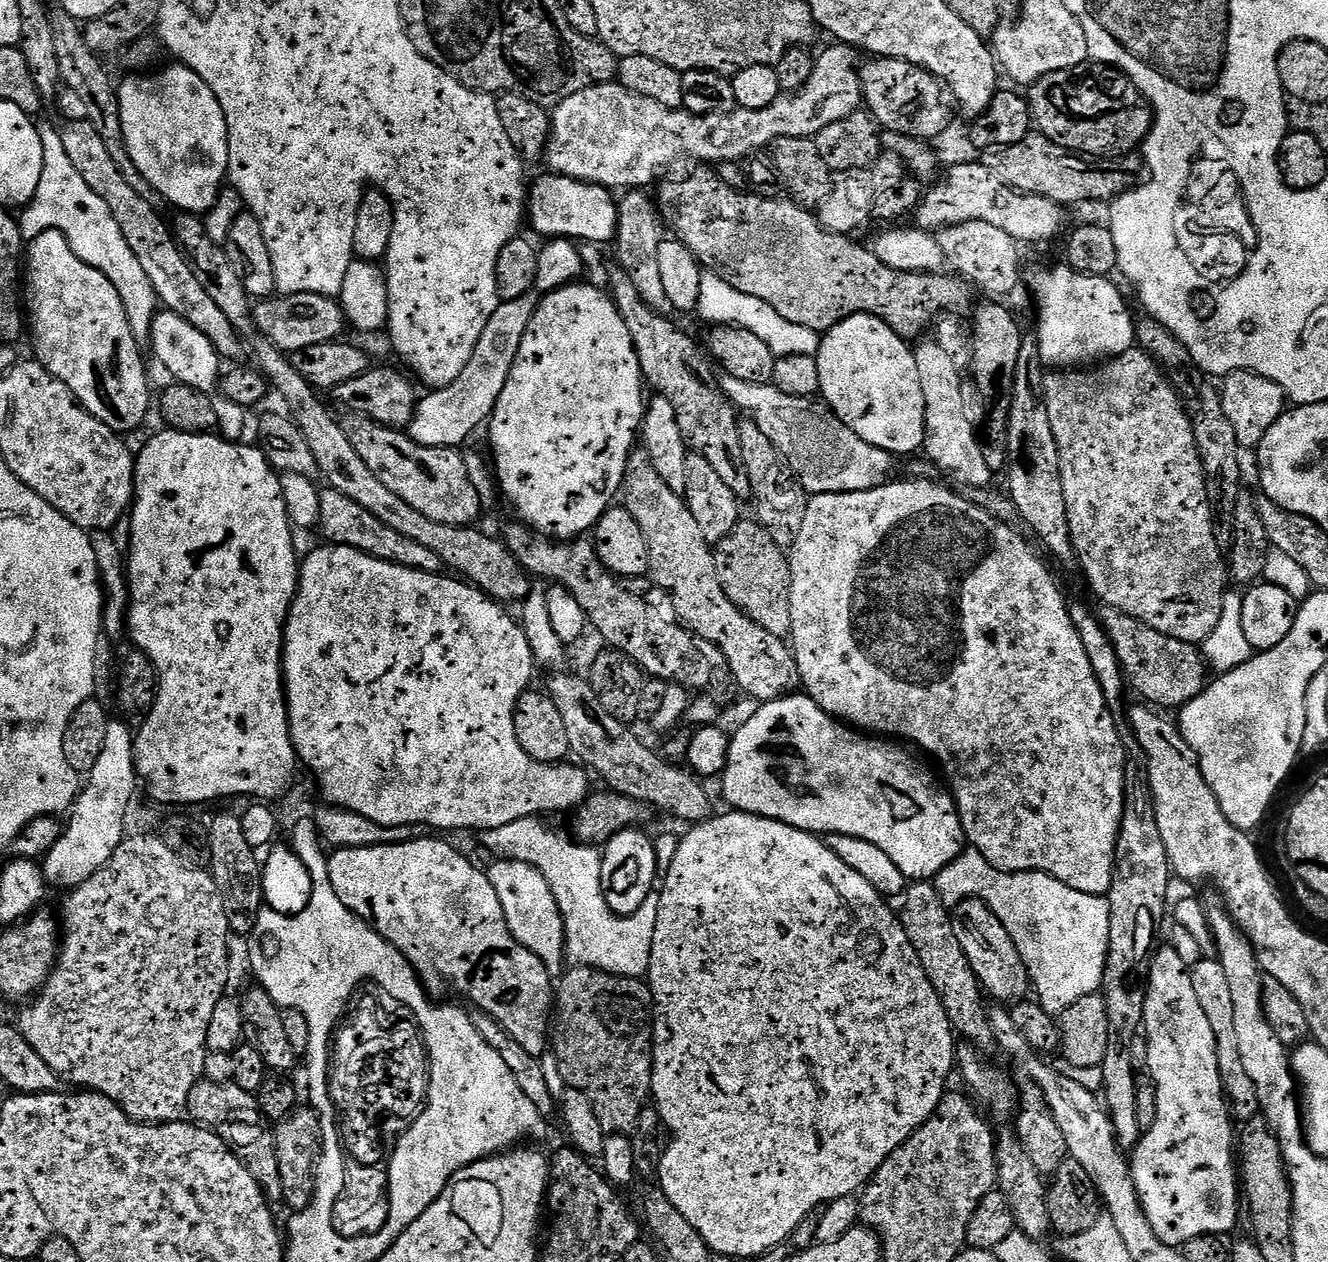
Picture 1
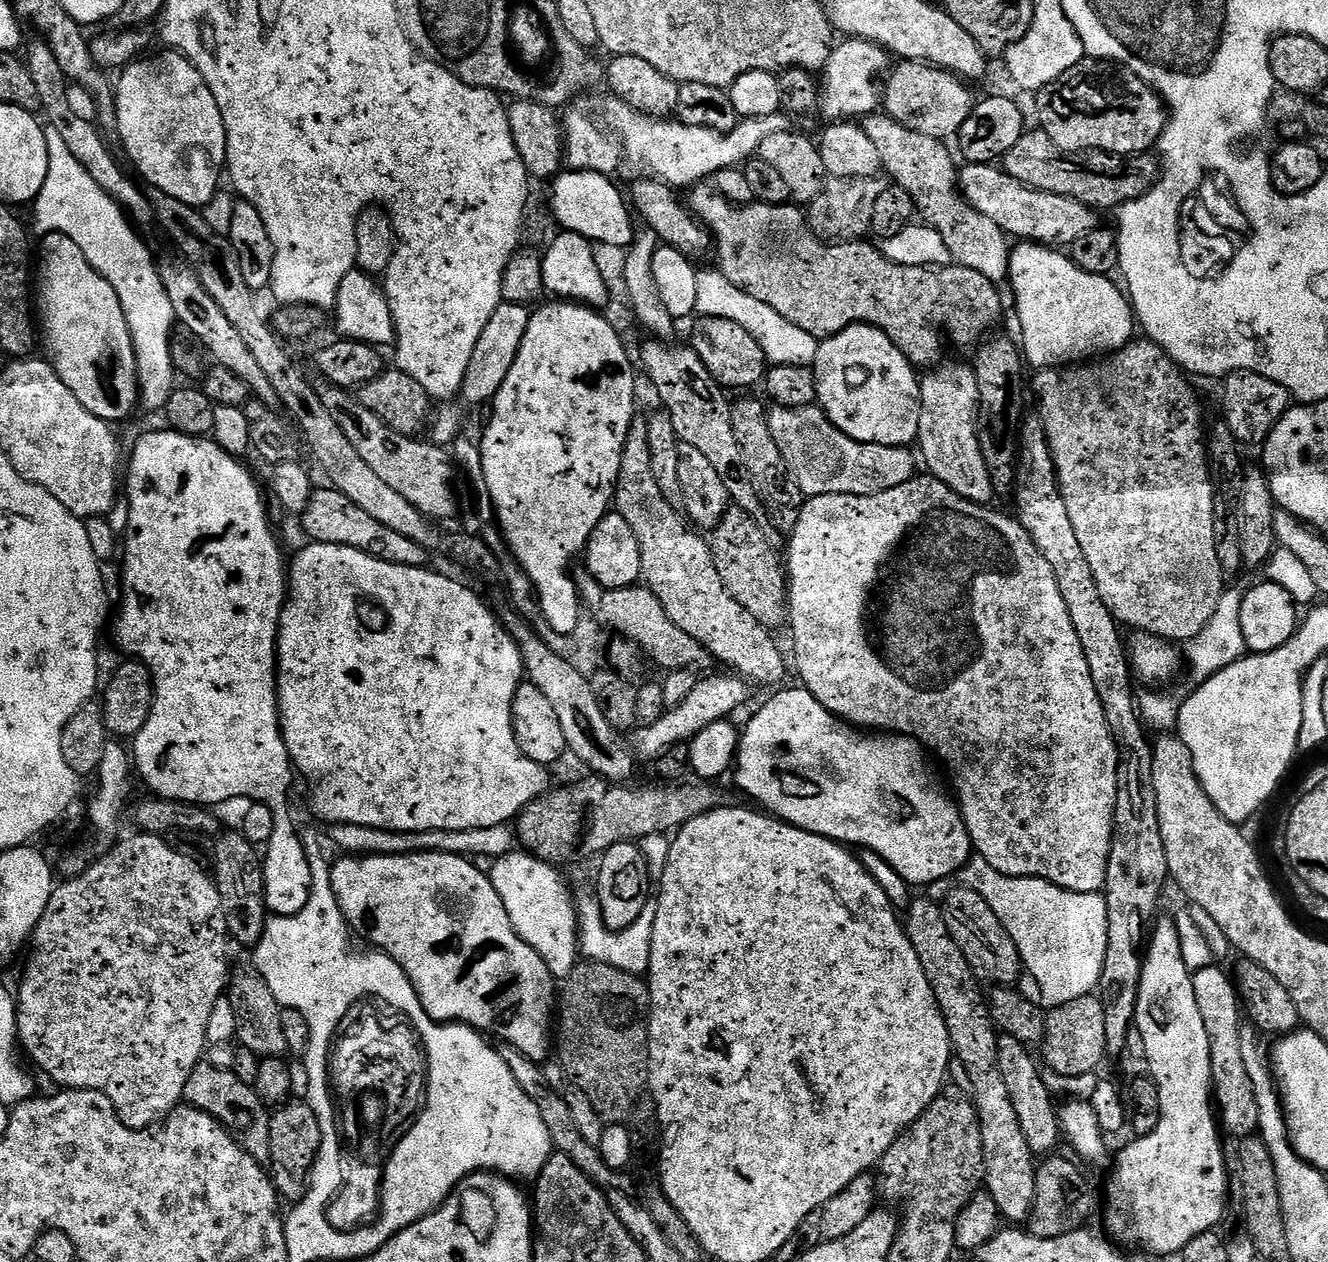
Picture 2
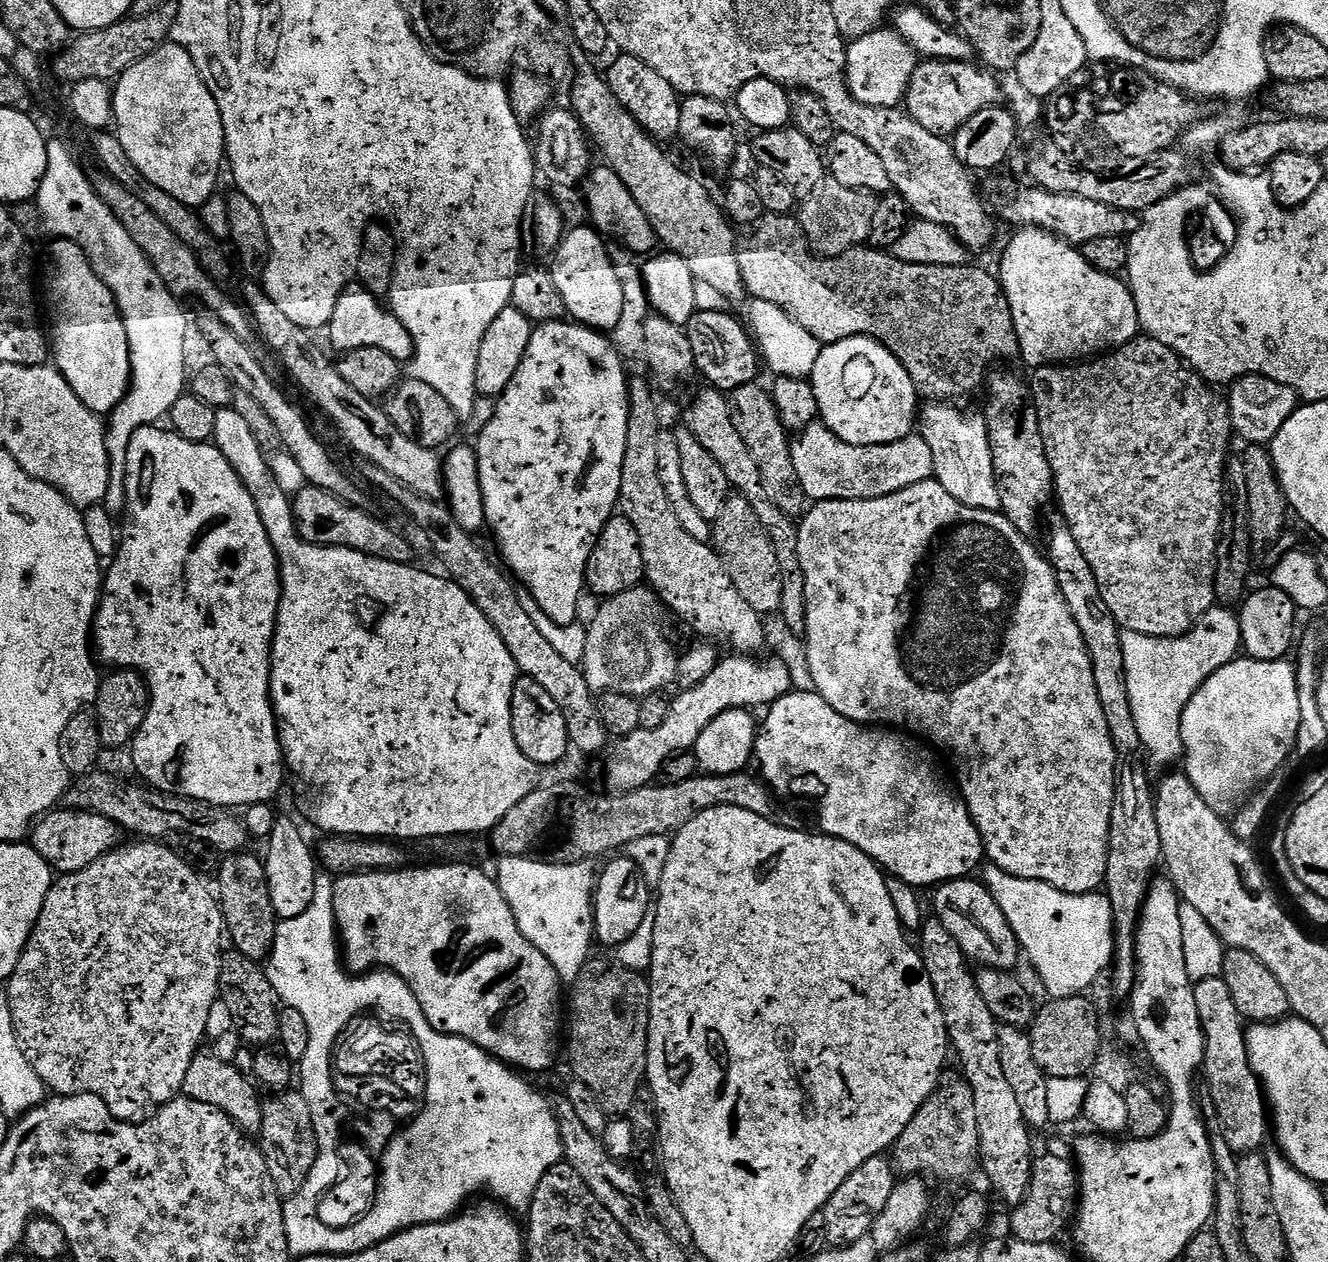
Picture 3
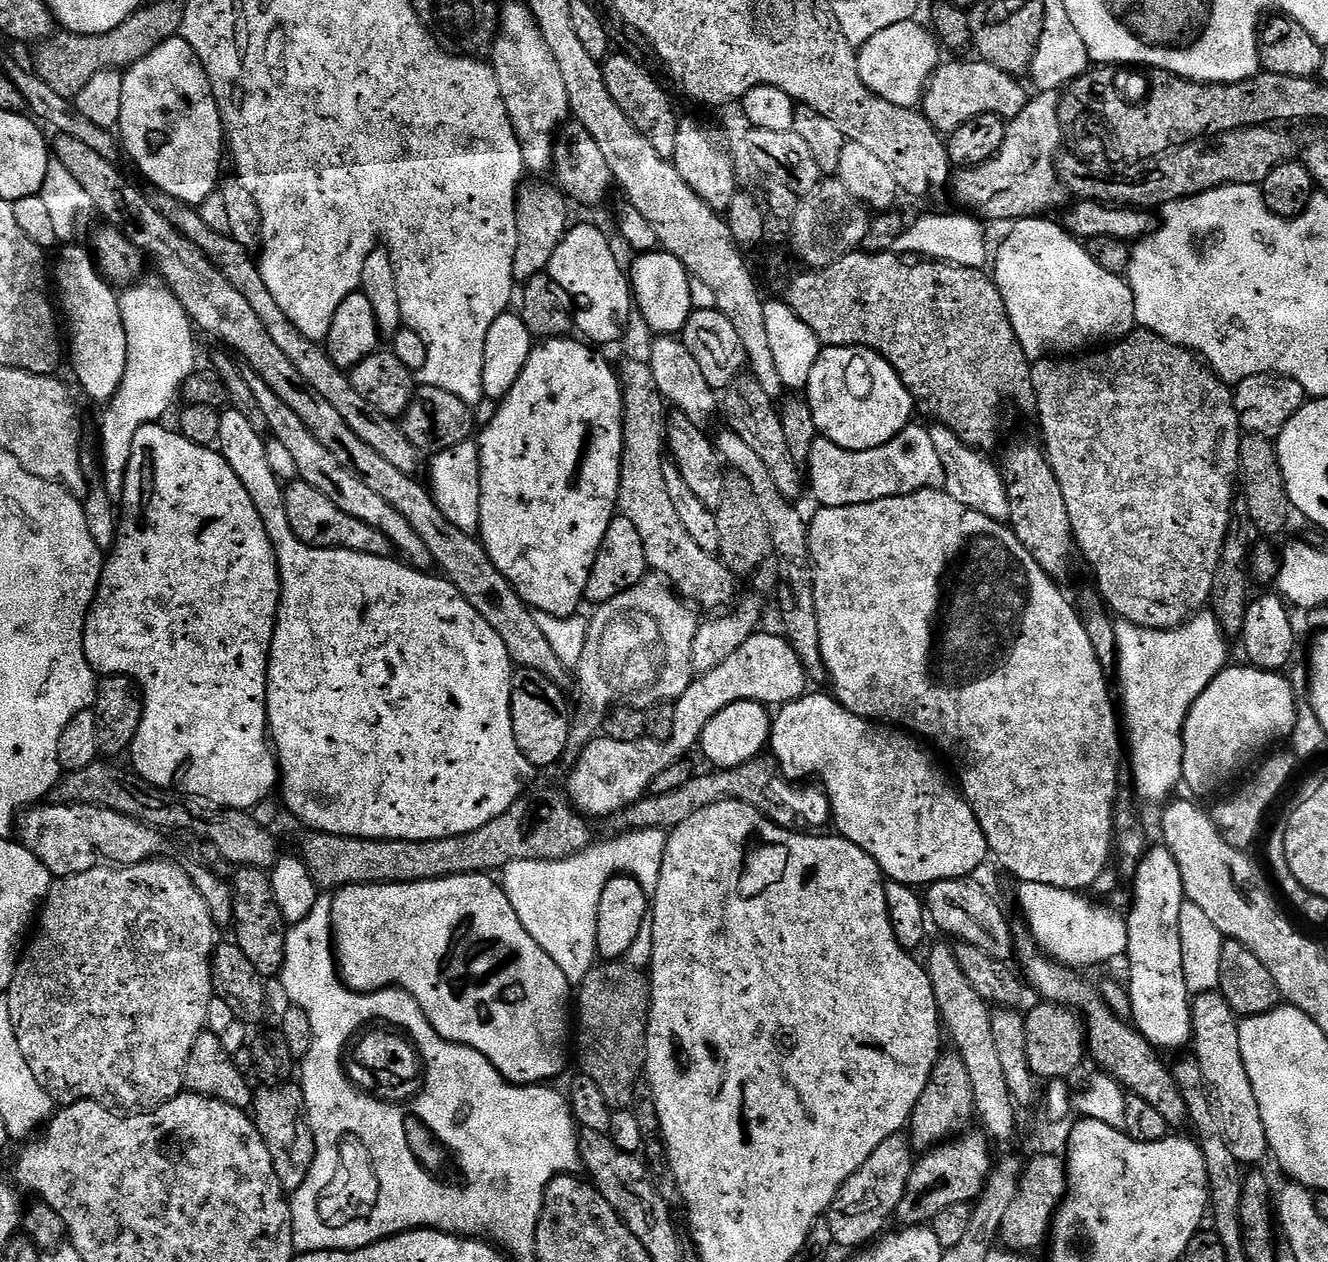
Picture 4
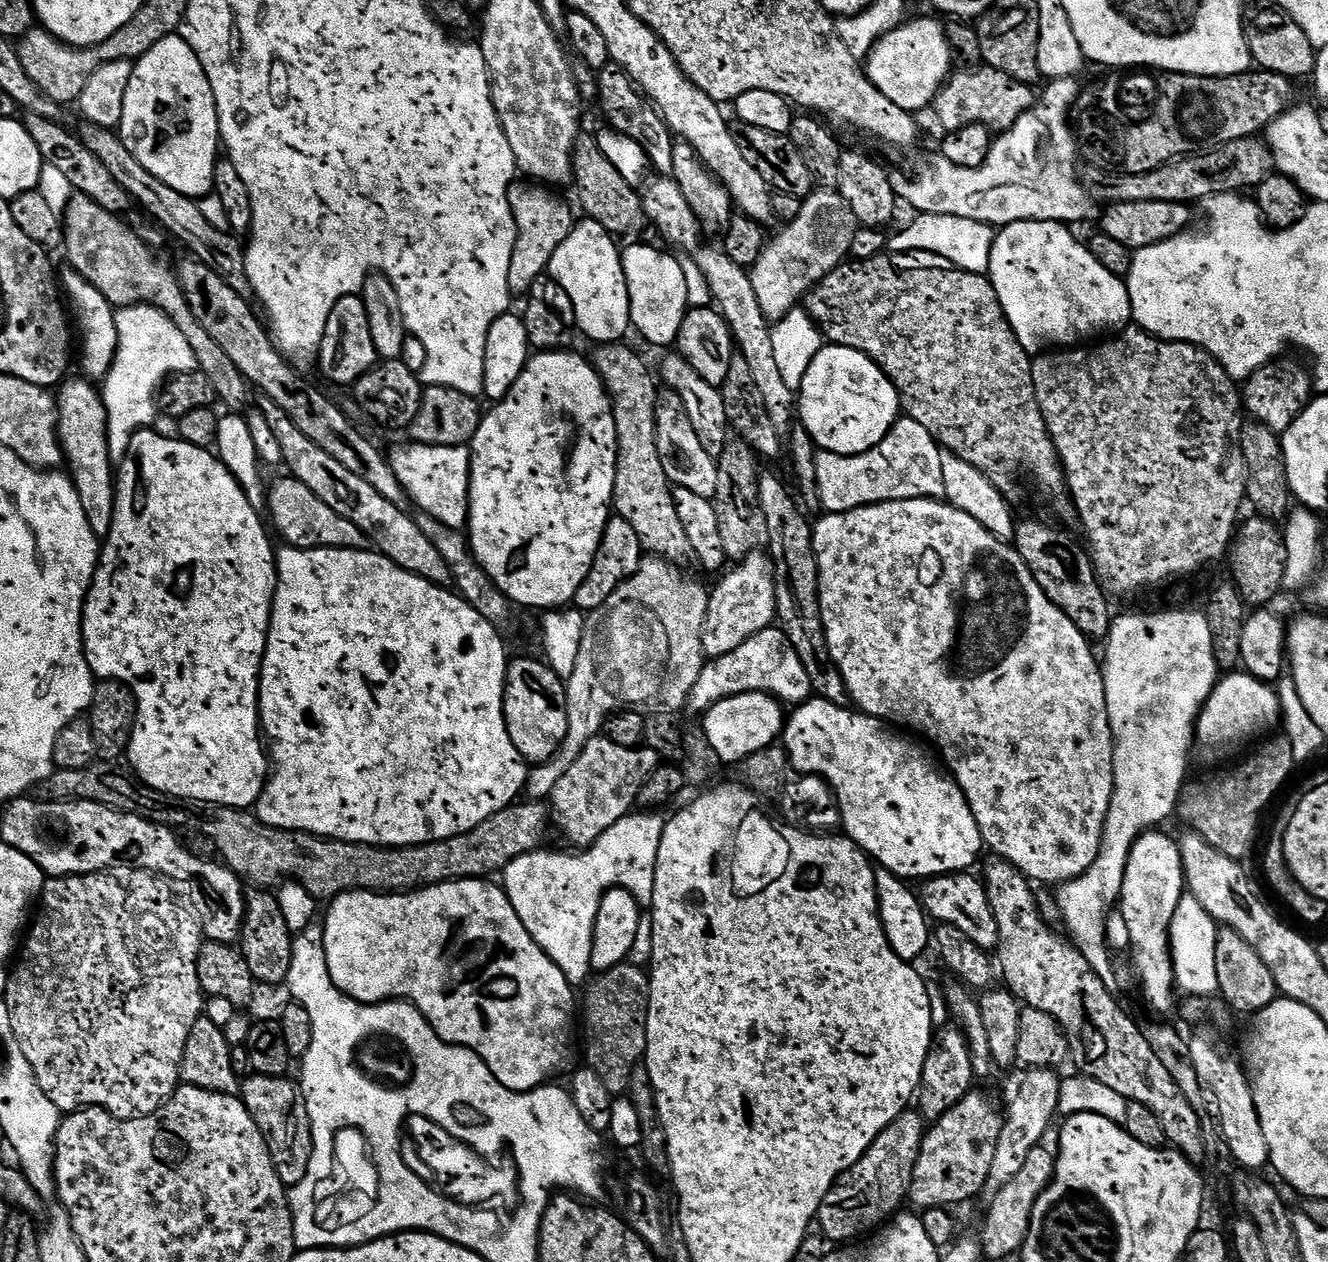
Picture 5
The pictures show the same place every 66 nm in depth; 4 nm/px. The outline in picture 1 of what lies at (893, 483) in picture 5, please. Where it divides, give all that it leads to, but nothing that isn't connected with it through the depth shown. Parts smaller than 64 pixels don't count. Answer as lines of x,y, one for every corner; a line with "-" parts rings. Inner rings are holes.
721,375
719,381
733,405
774,442
785,464
792,469
805,492
812,496
874,490
893,479
892,453
870,446
870,442
862,442
862,438
858,438
846,422
839,420
823,399
795,397
784,394
773,383
742,382
742,378
733,376

